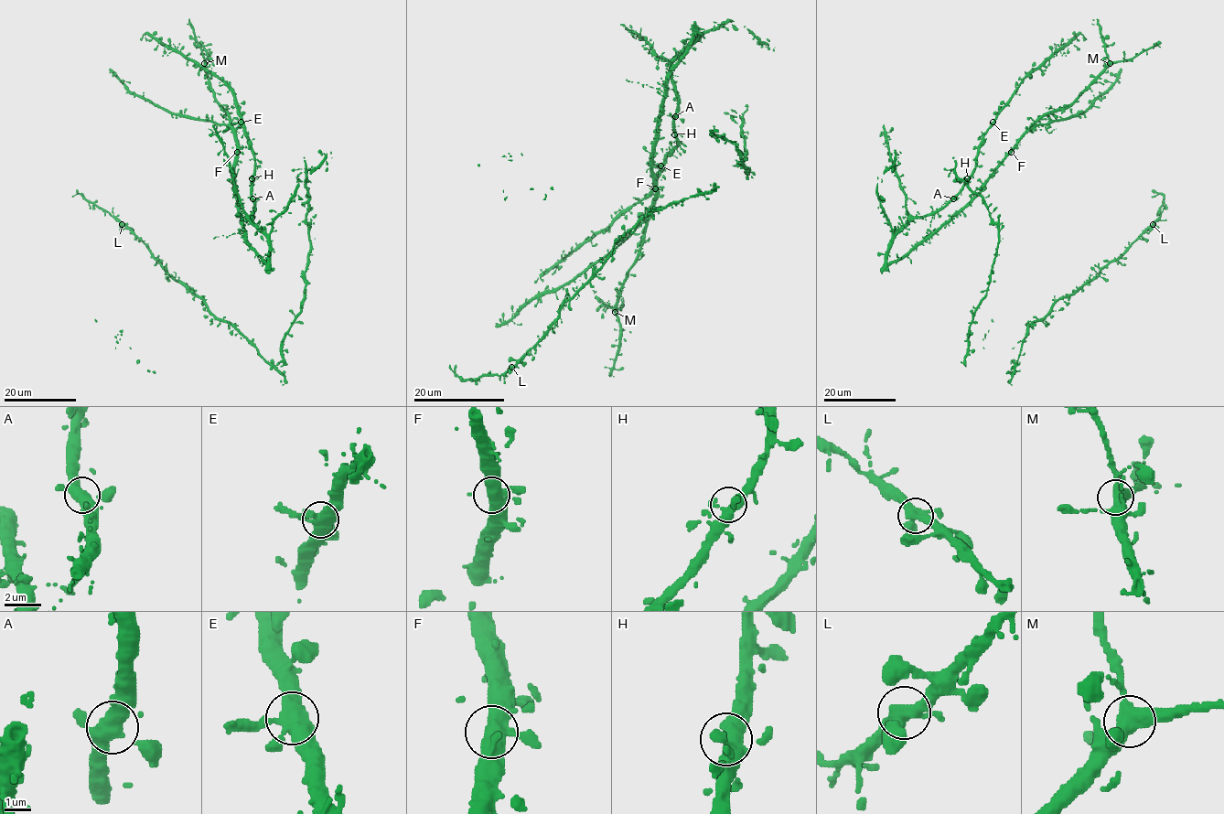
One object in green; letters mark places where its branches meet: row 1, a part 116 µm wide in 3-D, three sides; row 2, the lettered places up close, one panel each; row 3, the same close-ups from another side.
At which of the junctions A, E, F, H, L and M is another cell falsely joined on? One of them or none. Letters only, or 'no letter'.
no letter

